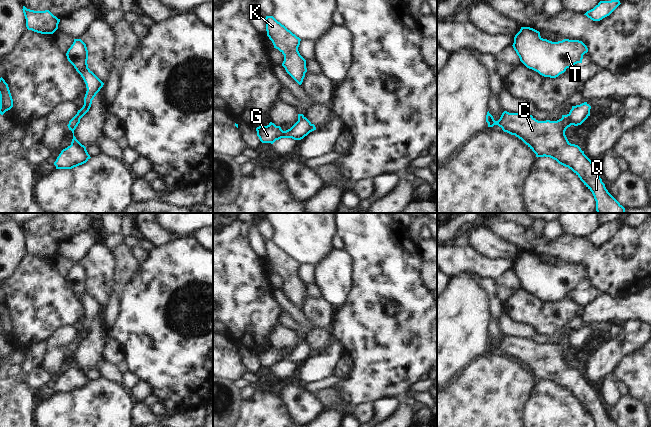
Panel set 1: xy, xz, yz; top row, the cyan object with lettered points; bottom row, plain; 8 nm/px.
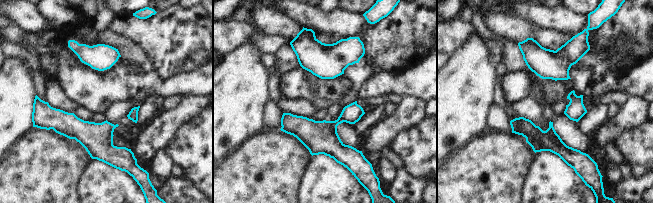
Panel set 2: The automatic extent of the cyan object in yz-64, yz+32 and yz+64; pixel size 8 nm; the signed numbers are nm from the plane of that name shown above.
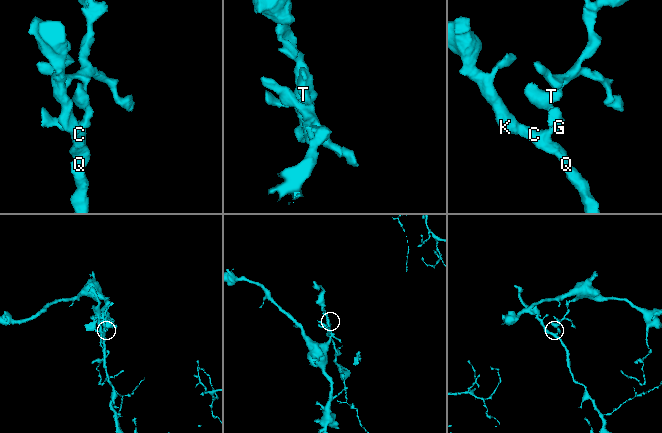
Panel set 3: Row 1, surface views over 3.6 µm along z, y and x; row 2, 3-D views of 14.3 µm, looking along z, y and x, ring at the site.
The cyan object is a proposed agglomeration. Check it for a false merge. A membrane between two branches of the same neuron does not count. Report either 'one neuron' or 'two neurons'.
two neurons

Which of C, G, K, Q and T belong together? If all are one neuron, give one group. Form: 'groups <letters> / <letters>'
groups C K Q / G T

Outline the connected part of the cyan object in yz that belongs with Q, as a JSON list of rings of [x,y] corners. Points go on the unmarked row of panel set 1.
[[[504,335],[498,345],[487,336],[488,351],[498,349],[521,363],[536,381],[550,381],[571,393],[592,416],[596,427],[619,427],[606,413],[596,390],[578,369],[571,368],[565,355],[572,348],[566,339],[557,345],[538,345],[532,339]]]

